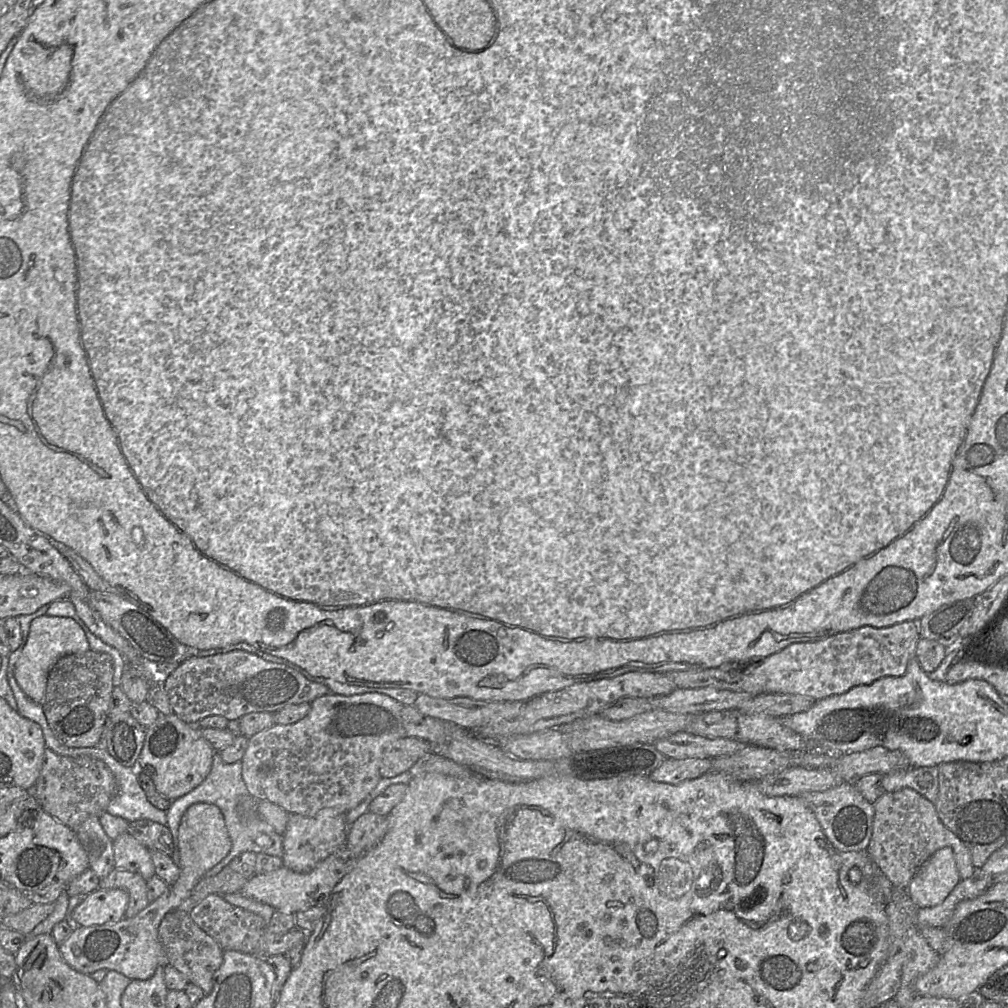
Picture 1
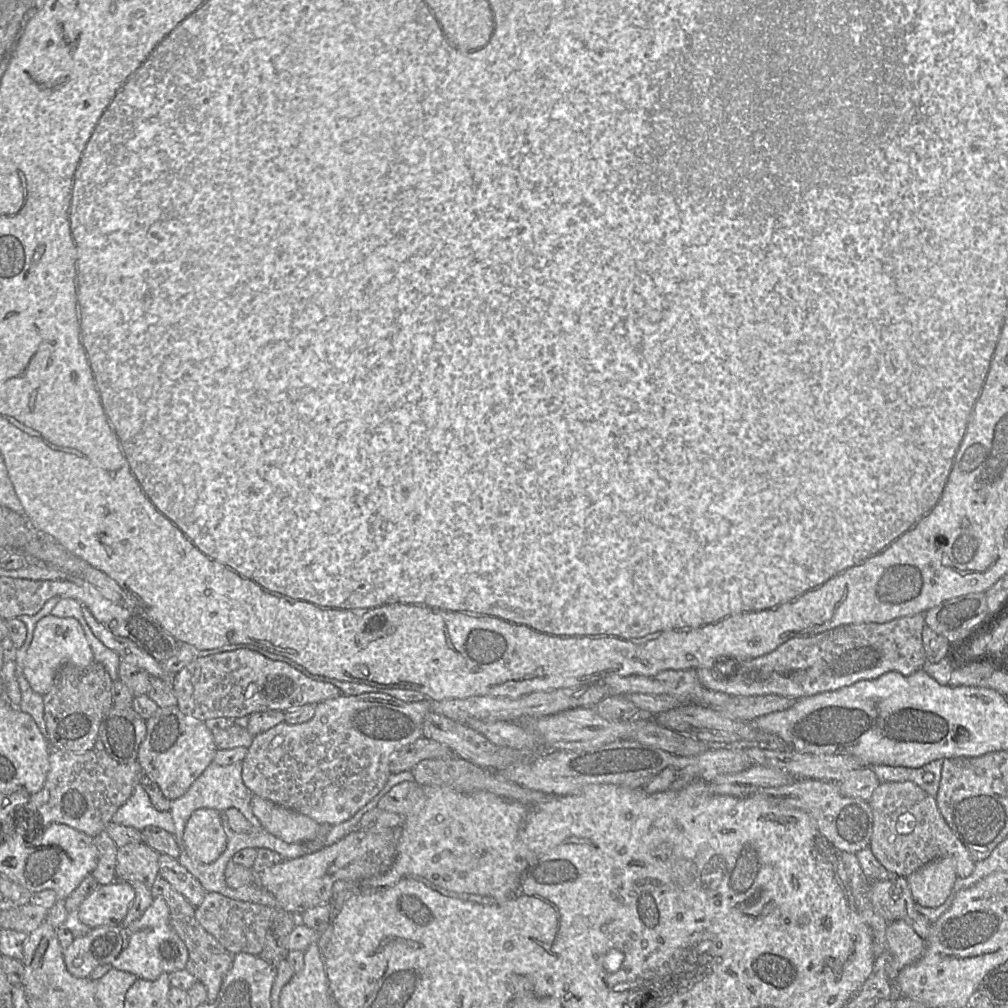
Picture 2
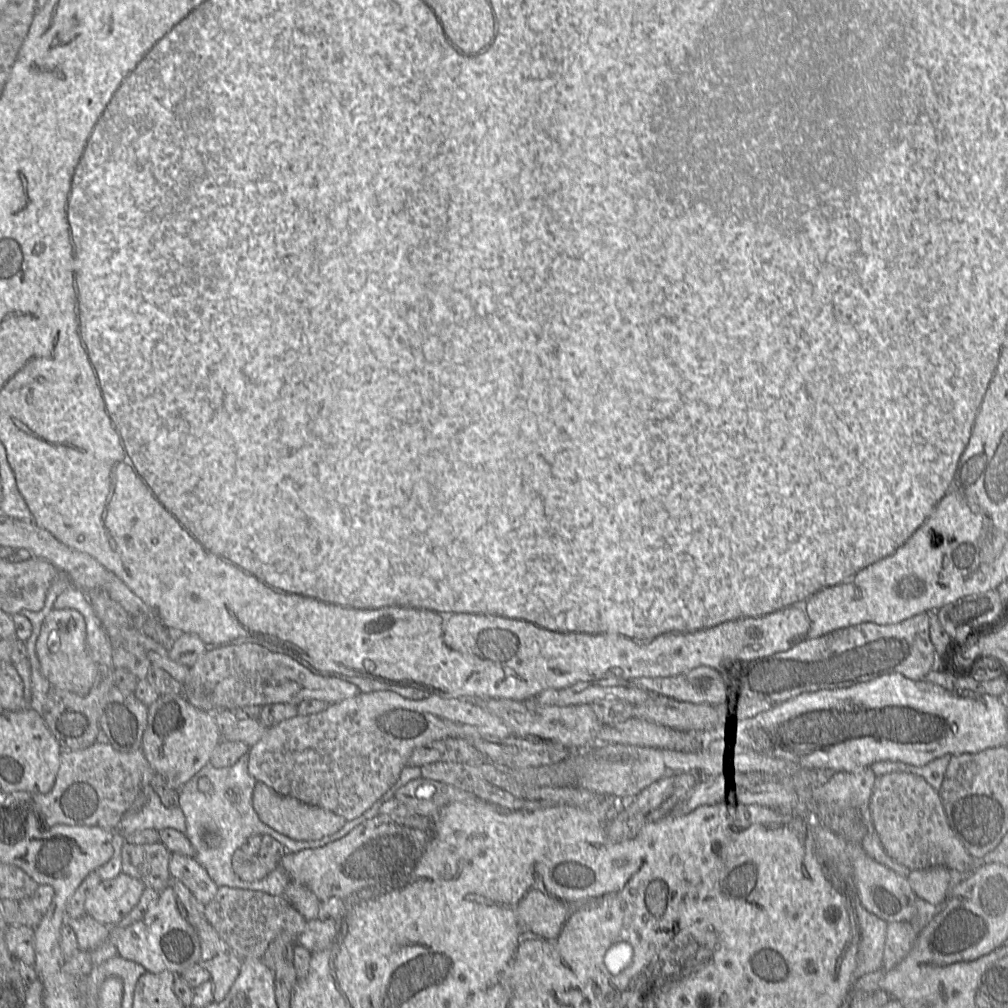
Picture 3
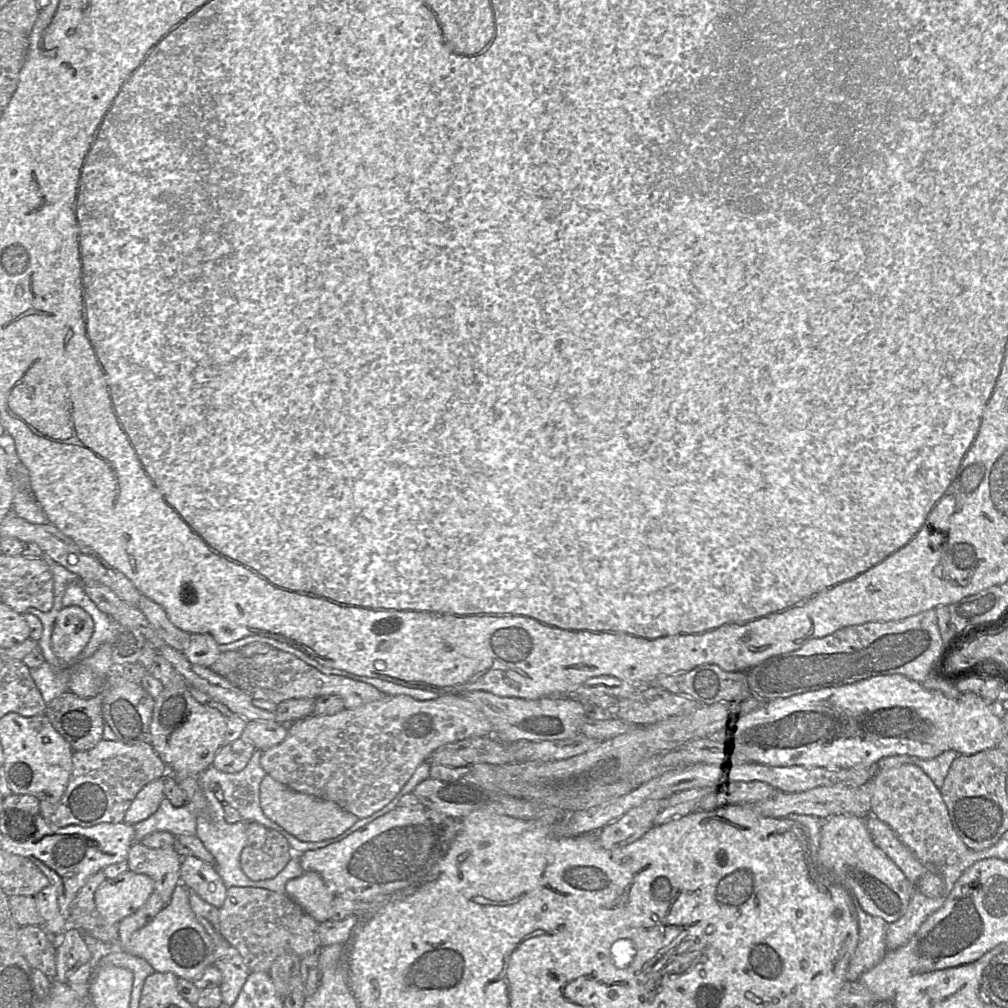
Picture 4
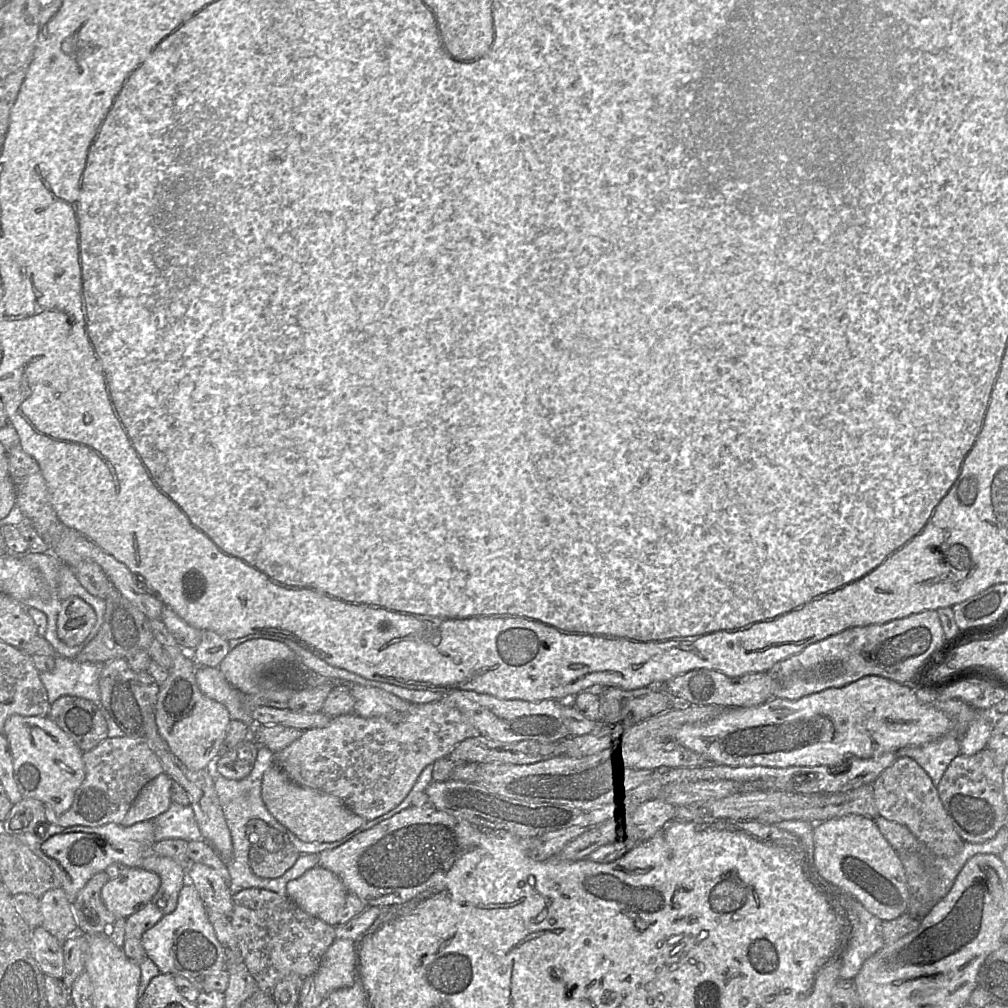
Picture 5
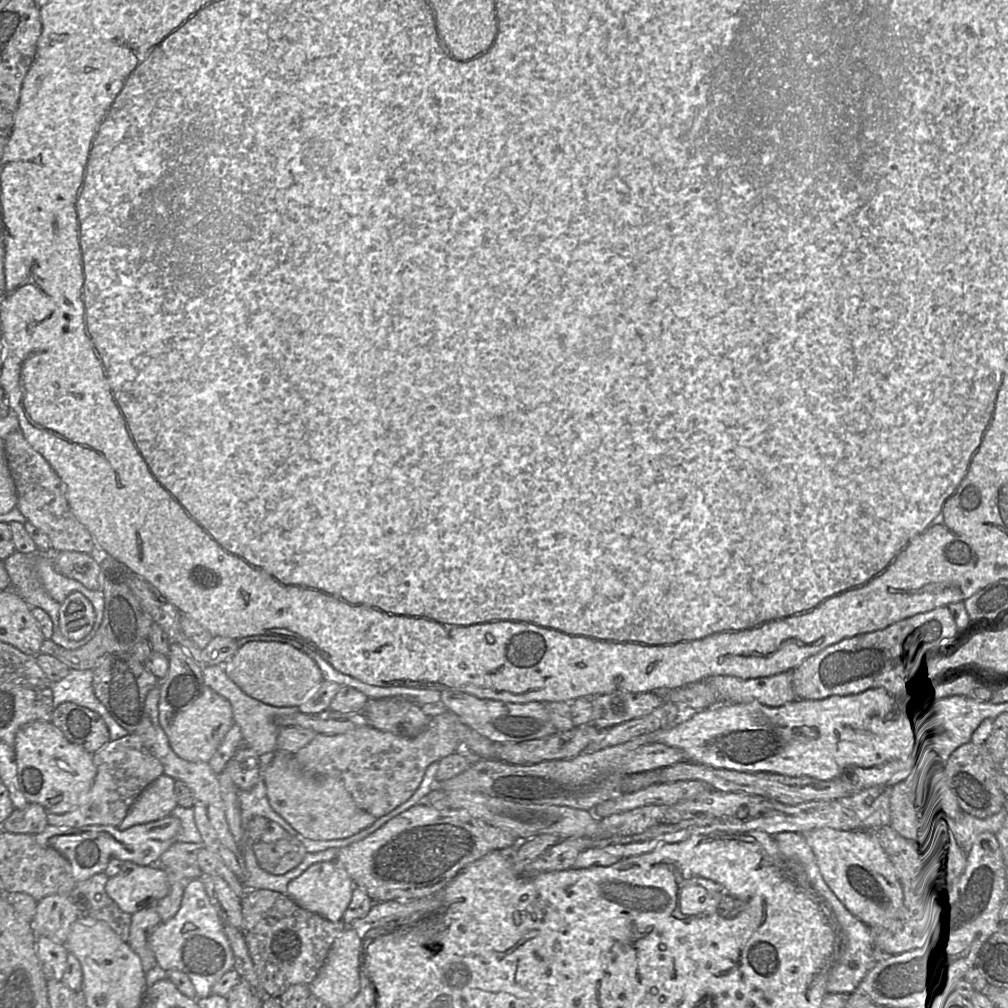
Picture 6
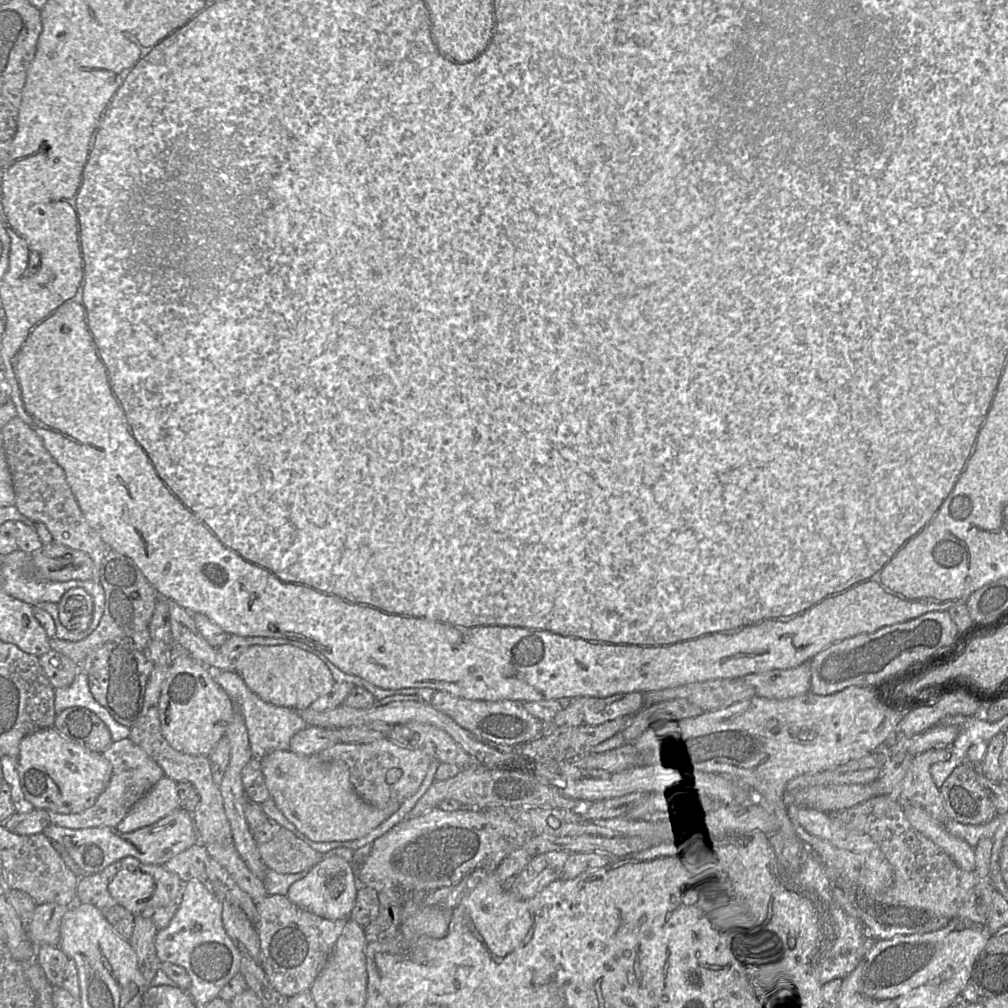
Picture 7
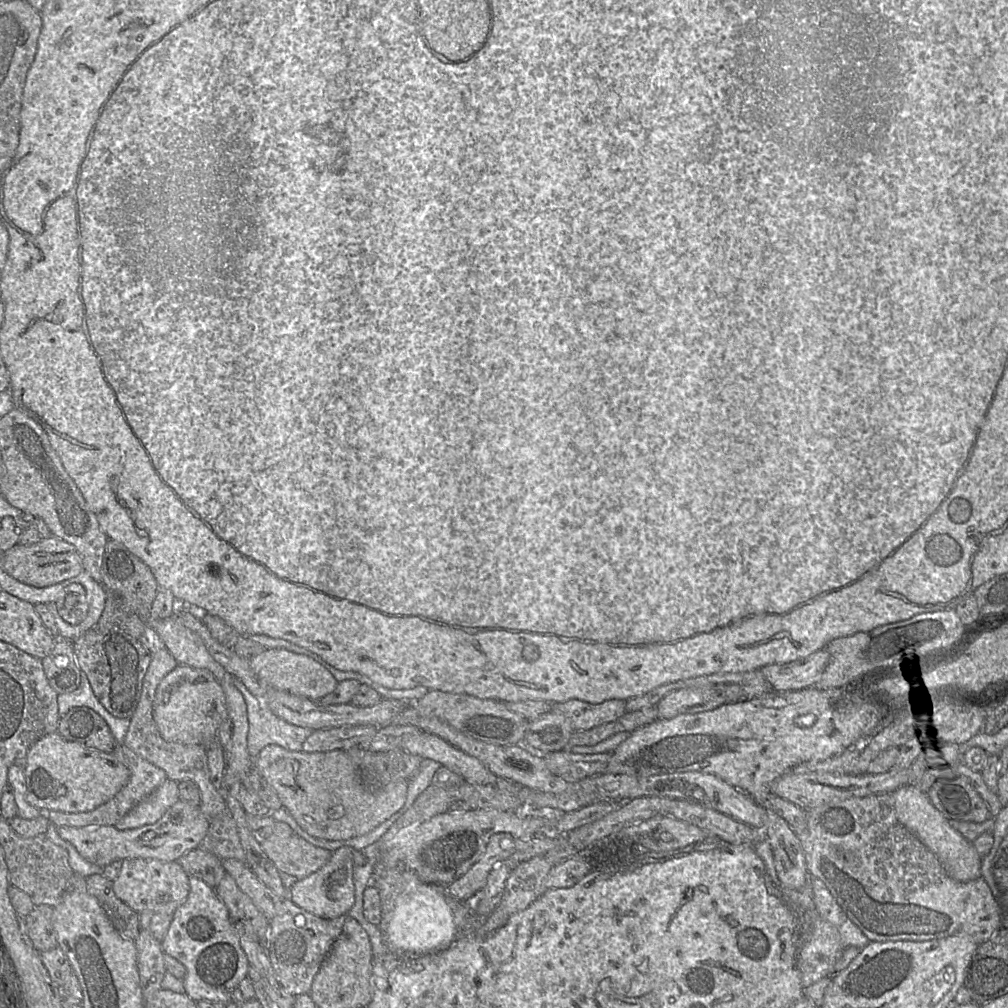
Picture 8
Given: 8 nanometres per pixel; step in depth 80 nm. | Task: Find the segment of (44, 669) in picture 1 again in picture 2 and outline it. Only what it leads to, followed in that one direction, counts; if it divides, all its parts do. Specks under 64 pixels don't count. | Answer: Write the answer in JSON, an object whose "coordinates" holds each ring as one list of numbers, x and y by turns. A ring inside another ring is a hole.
{"coordinates":[[49,614,36,624,32,642,27,650,23,675,33,691,45,695,61,666,70,663,87,667,93,661,92,649,79,621,74,618,61,618]]}

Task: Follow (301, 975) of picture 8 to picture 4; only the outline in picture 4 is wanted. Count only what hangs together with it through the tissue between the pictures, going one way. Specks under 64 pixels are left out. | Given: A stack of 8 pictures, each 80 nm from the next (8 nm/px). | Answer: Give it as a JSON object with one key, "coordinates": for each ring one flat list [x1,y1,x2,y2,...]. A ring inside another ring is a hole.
{"coordinates":[[229,887,219,908,218,931,237,949,251,972,268,973,275,959,284,954,303,957,317,953,322,948,319,924,286,894,261,888]]}

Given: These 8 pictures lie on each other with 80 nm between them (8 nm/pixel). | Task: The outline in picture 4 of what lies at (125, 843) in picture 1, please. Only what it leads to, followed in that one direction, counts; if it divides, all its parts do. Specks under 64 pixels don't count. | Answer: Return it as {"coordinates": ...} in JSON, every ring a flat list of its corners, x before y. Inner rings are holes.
{"coordinates":[[134,842,128,853,128,870,145,874,154,881,154,892,166,906,180,883,180,855,173,848,152,849]]}

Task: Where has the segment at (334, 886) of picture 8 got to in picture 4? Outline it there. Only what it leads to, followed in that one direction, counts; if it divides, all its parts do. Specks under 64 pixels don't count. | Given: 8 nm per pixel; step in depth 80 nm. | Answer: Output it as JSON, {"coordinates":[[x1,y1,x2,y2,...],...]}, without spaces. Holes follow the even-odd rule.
{"coordinates":[[304,872,290,880,285,894,317,922,331,920,332,903,336,895,316,872]]}

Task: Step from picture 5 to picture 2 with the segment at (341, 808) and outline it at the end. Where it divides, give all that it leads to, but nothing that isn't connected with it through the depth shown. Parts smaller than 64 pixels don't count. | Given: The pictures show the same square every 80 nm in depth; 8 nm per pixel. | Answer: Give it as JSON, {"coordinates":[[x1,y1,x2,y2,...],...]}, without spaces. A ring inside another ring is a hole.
{"coordinates":[[253,793,251,807,262,826,287,843,312,841,320,837,322,824,309,816]]}

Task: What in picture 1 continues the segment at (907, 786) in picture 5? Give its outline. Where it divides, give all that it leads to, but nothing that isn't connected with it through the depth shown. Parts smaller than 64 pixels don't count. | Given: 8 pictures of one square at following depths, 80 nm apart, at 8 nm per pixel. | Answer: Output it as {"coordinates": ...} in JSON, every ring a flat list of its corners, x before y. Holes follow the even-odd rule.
{"coordinates":[[903,788,895,792,884,792,873,805,873,830,866,851,893,888,907,890,919,868,933,853,944,847,952,849,960,879,973,874,969,849,941,822,934,803,911,788]]}

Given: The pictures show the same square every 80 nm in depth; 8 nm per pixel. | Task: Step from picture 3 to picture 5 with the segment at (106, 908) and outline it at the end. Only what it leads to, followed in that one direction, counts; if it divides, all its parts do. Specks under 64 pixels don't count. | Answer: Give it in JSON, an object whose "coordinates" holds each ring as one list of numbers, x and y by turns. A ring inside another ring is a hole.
{"coordinates":[[127,867,106,882,101,890,101,898,111,913,128,918,153,900,160,883,159,875,152,871]]}

